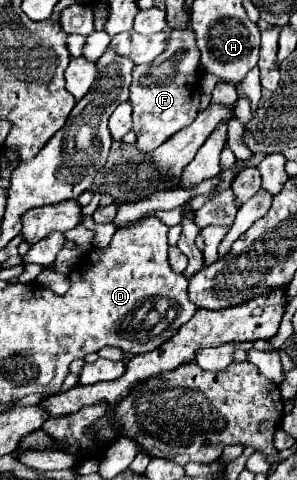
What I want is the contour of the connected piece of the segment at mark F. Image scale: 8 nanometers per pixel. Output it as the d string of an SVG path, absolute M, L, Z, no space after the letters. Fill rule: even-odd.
M171 29L165 39L165 51L151 63L135 65L133 67L133 81L131 81L131 97L129 103L133 107L133 131L137 135L137 149L149 153L165 143L171 135L179 129L191 125L199 111L199 77L201 77L201 63L199 63L199 49L193 29ZM163 63L175 63L175 71L171 77L163 75Z

